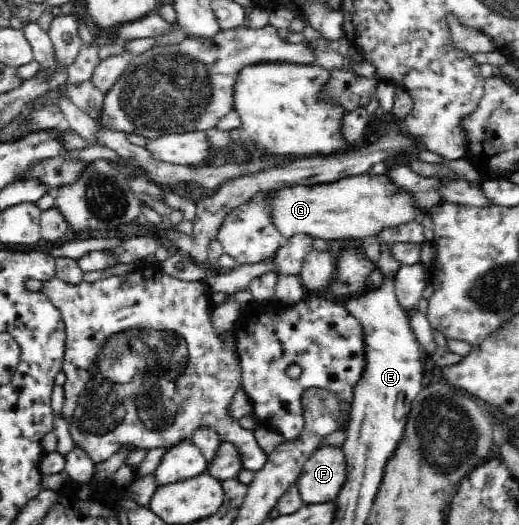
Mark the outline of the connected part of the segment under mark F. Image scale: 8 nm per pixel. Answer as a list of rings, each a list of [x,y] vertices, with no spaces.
[[[320,446],[305,460],[295,485],[304,504],[328,502],[336,500],[346,474],[341,447]]]

